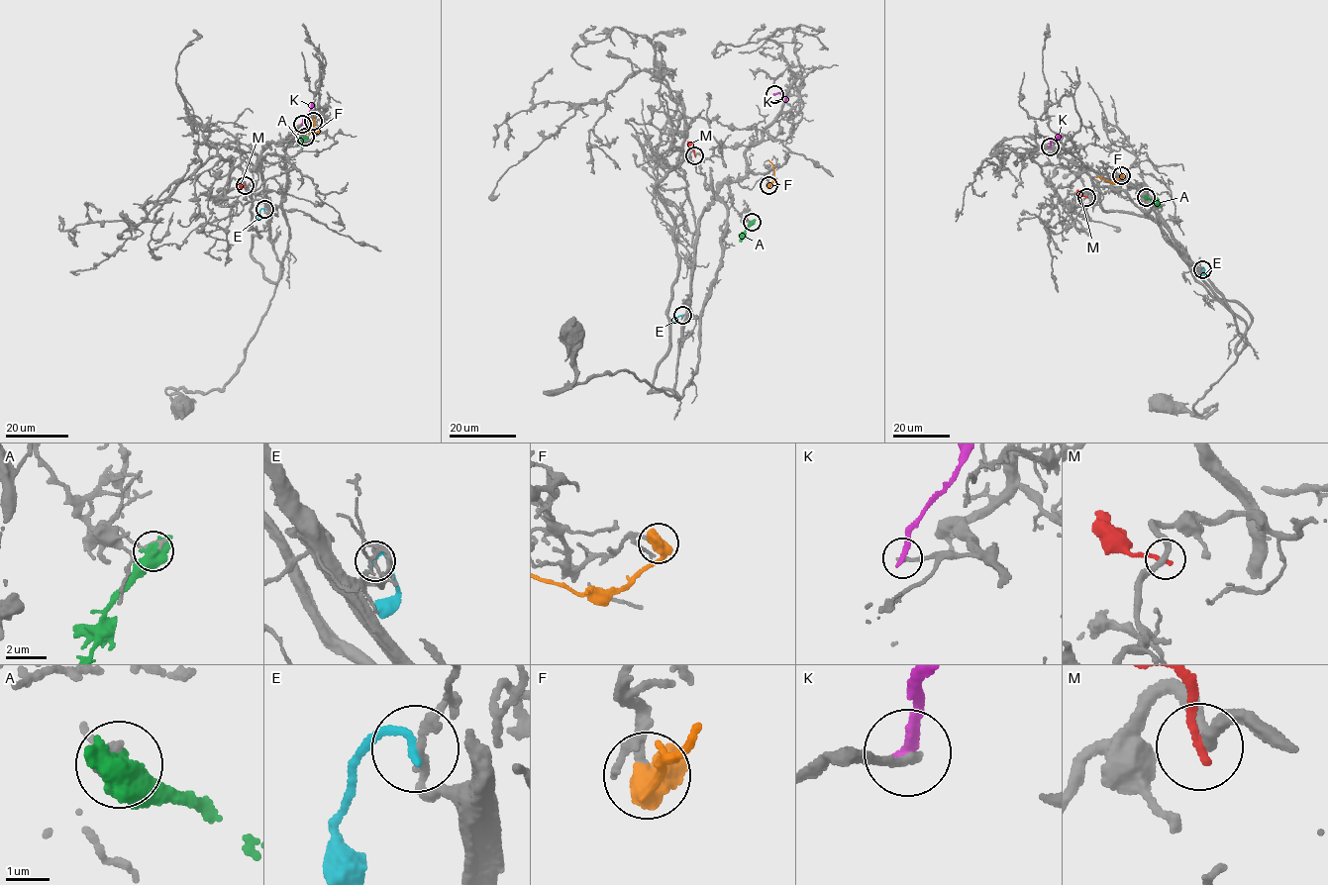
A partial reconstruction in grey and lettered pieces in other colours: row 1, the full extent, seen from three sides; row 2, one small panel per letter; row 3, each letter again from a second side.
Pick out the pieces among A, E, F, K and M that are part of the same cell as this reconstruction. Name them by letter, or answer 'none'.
F

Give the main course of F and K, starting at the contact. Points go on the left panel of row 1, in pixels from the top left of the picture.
F: (312, 121), (317, 131), (308, 136)
K: (302, 123), (312, 103)

